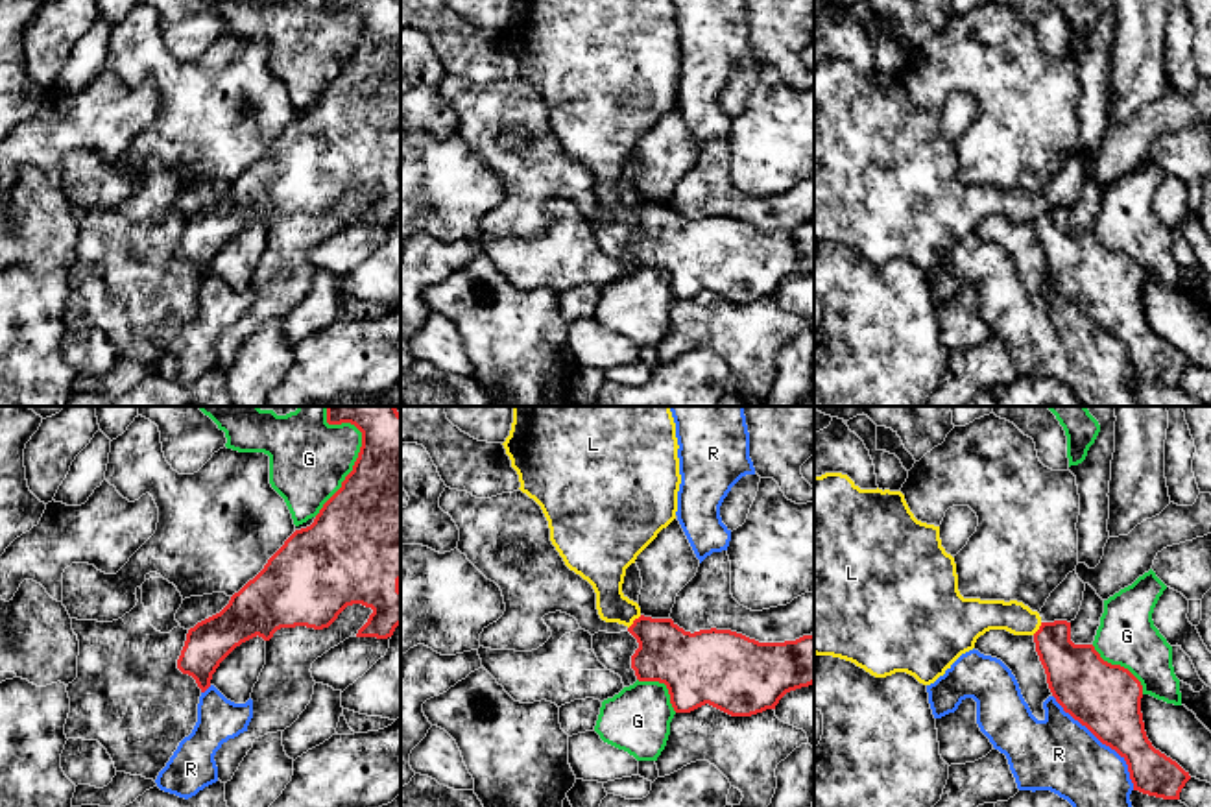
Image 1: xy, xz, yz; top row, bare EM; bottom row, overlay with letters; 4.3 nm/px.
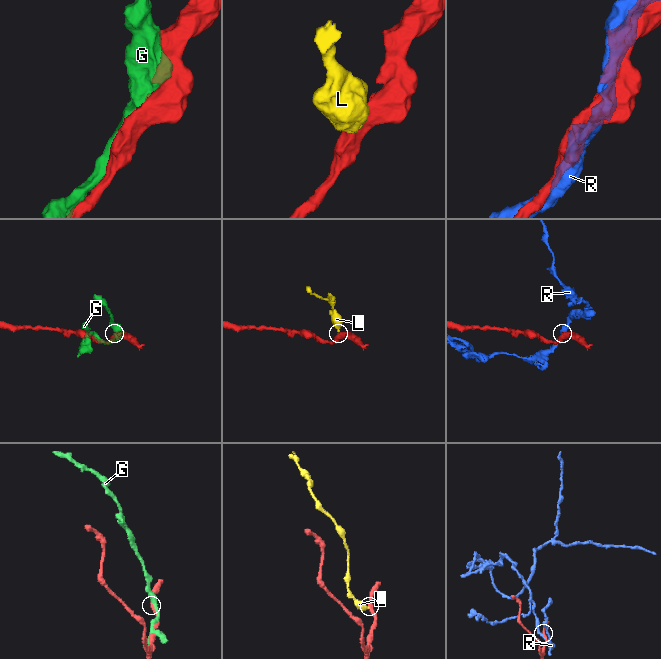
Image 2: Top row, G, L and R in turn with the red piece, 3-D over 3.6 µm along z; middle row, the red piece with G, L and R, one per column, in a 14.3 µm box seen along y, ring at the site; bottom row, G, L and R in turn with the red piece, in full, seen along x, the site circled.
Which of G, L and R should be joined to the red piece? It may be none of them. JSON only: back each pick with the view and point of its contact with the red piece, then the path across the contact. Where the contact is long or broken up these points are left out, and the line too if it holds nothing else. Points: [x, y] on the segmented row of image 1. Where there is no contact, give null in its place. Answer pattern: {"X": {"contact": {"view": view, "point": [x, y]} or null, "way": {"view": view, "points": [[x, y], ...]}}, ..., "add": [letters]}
{"add": []}

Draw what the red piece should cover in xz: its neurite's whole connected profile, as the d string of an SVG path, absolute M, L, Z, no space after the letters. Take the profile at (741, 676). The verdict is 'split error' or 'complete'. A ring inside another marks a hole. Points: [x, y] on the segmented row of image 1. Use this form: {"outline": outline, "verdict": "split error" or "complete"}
{"outline": "M641 615L628 632L639 648L631 668L639 681L665 683L676 713L690 713L705 704L731 715L751 717L775 709L796 689L814 683L814 635L785 643L759 643L731 630L685 632L672 619Z", "verdict": "complete"}

